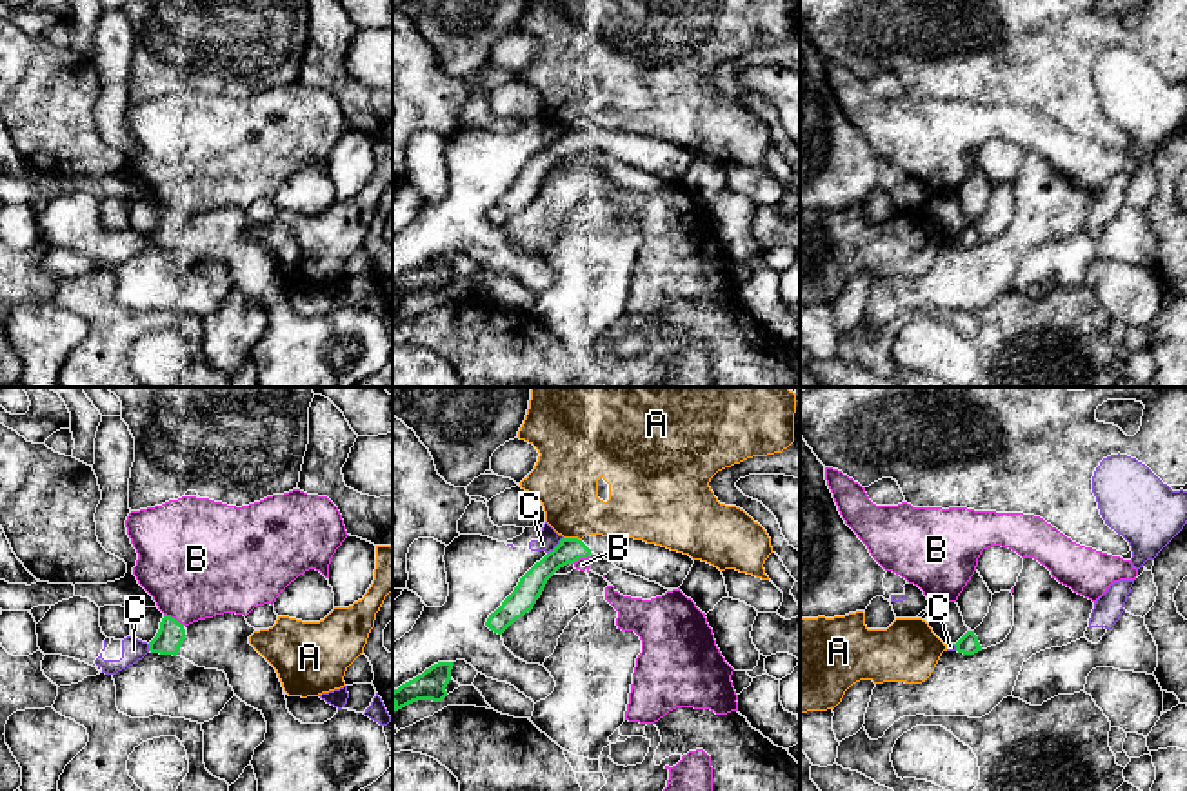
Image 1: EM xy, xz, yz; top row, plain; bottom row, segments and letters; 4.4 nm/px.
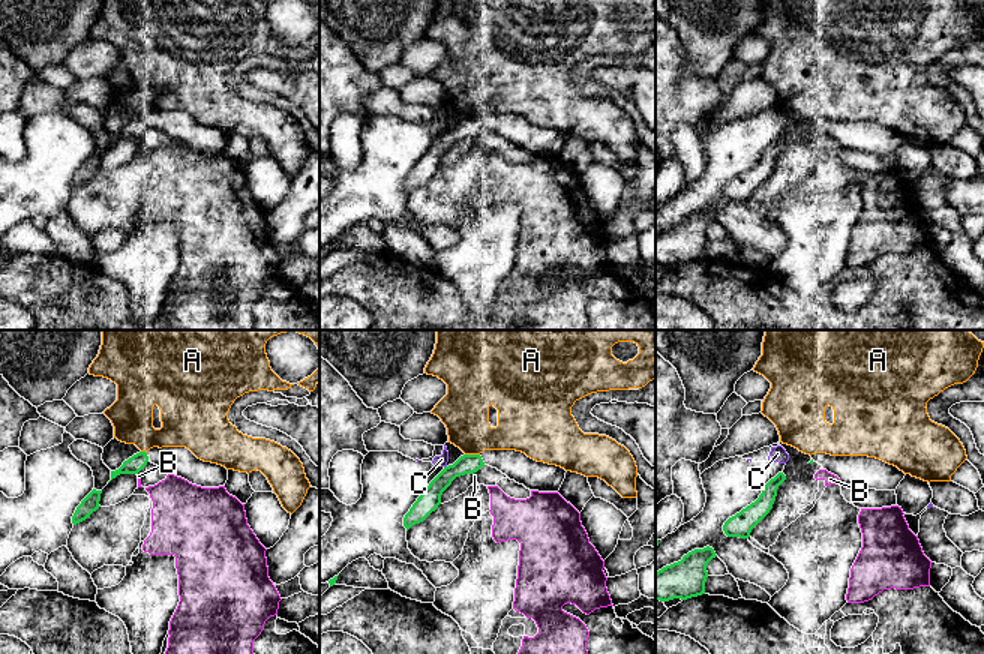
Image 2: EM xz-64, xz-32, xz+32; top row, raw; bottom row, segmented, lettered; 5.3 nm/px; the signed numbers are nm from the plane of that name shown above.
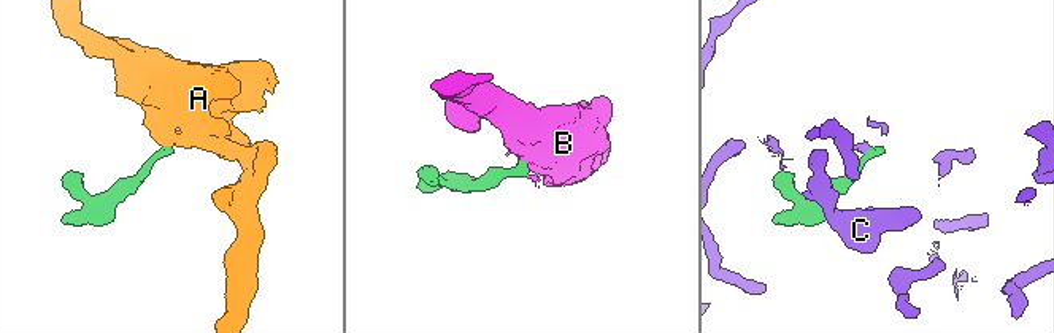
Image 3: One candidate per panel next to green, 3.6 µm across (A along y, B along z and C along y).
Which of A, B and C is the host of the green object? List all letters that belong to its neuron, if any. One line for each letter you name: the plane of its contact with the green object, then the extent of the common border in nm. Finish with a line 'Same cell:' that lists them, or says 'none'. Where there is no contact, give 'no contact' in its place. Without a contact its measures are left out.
Same cell: none

